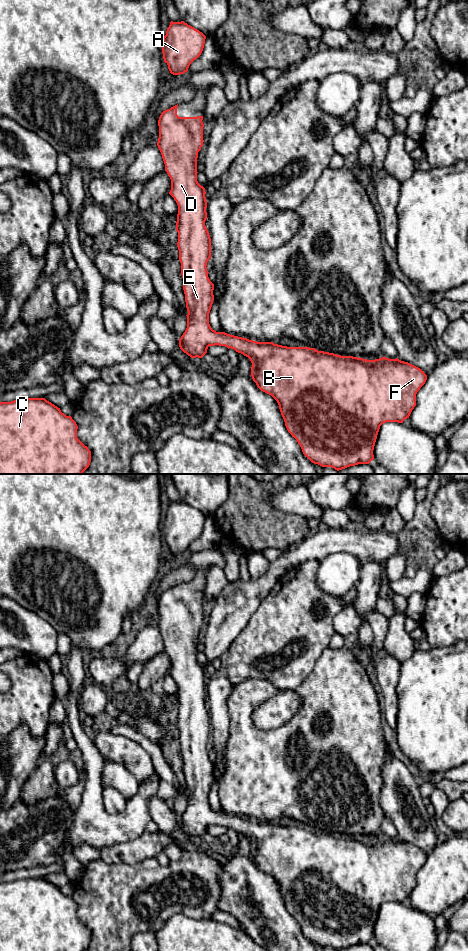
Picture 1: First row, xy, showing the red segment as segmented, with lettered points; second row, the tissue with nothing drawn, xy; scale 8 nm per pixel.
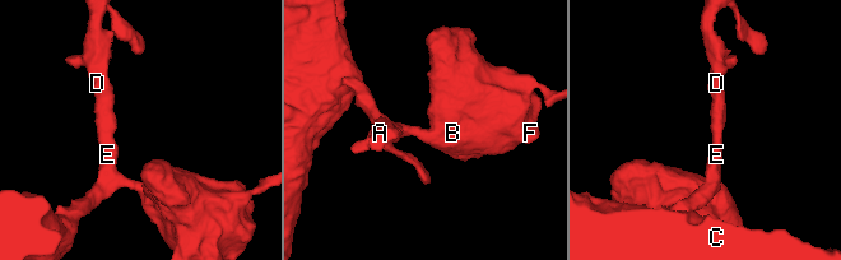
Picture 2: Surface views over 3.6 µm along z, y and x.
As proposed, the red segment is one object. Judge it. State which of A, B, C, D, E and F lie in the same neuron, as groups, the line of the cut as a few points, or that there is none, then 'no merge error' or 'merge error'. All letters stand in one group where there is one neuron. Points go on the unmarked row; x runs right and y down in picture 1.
A B C D E F; no cut; no merge error

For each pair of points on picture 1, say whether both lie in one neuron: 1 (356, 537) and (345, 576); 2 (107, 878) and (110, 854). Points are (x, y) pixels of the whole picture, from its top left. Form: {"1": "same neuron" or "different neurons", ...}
{"1": "different neurons", "2": "different neurons"}

